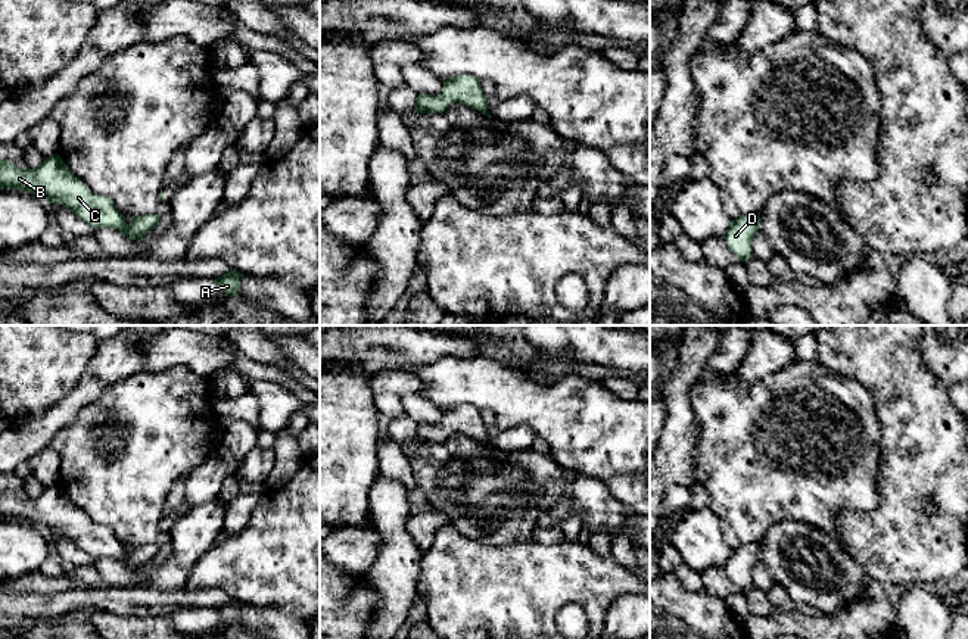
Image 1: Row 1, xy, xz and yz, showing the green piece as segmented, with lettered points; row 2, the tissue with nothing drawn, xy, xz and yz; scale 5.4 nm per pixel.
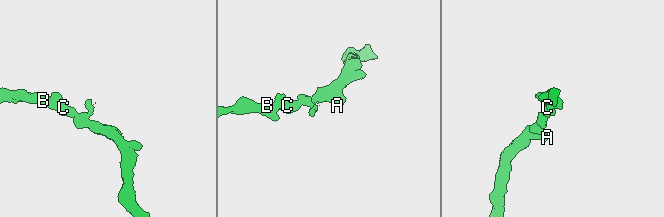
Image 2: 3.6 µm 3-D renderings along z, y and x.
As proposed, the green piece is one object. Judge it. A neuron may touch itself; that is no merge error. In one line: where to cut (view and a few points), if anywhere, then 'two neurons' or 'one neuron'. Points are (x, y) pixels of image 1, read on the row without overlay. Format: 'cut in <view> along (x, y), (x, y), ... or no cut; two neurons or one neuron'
no cut; one neuron

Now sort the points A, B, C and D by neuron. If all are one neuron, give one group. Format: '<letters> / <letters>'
A B C D

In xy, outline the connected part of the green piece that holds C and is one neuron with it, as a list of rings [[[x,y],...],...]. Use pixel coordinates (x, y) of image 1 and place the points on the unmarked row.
[[[59,484],[46,487],[37,499],[19,499],[9,489],[0,489],[0,518],[22,520],[46,527],[49,534],[56,532],[65,536],[88,555],[118,558],[131,570],[144,568],[162,551],[158,545],[144,543],[133,546],[127,554],[113,530],[94,524],[69,501]]]

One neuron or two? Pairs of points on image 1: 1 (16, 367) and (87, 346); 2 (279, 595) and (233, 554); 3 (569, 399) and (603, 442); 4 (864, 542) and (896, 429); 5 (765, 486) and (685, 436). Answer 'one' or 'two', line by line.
1: one
2: one
3: one
4: one
5: two

